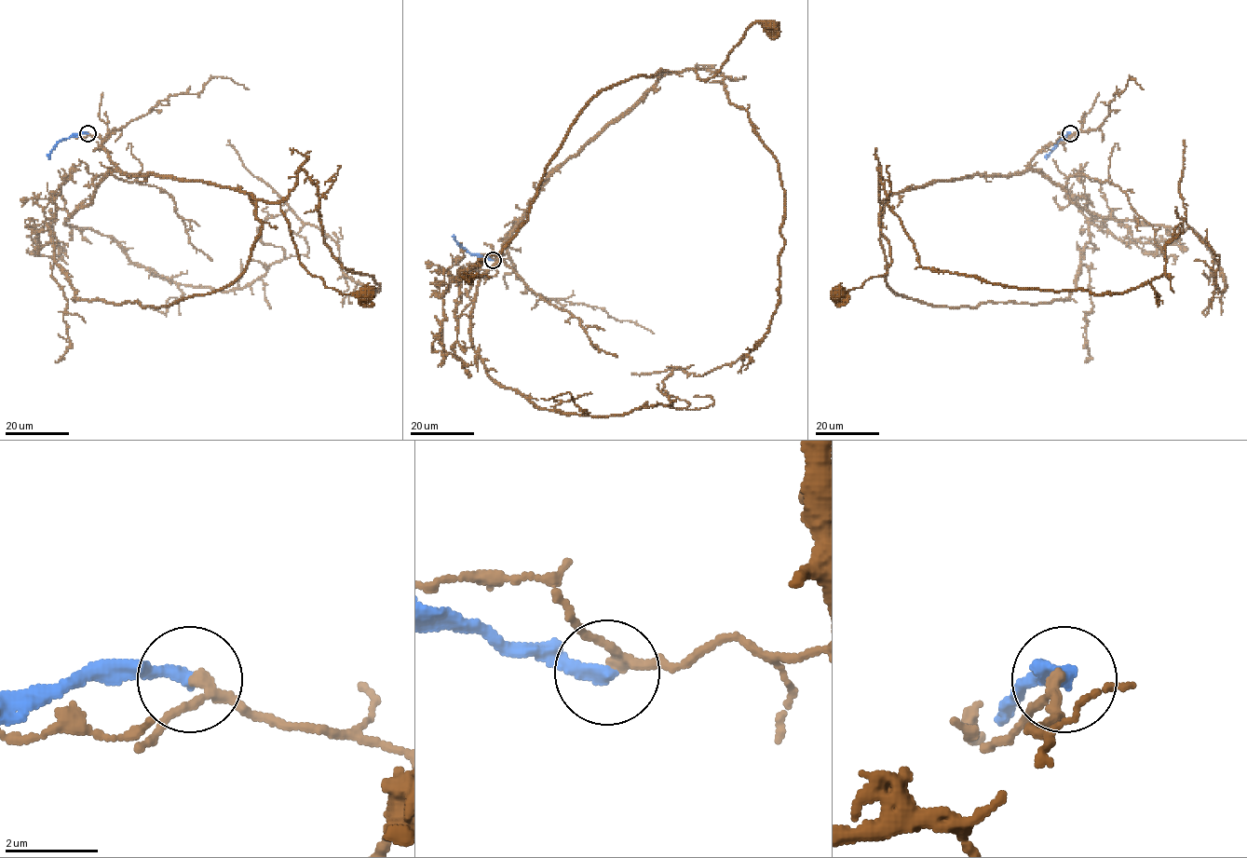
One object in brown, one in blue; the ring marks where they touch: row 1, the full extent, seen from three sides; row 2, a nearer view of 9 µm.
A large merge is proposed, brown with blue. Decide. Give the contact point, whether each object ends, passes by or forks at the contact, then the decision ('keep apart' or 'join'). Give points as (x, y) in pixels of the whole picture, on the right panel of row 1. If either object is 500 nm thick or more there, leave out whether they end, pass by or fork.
place (1070, 133); brown passes by; blue ends; keep apart

